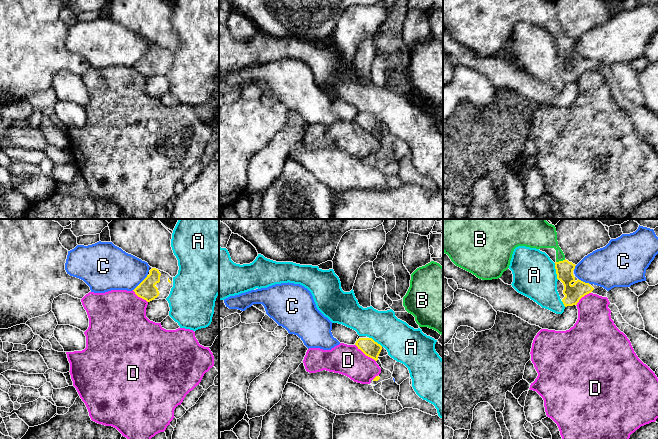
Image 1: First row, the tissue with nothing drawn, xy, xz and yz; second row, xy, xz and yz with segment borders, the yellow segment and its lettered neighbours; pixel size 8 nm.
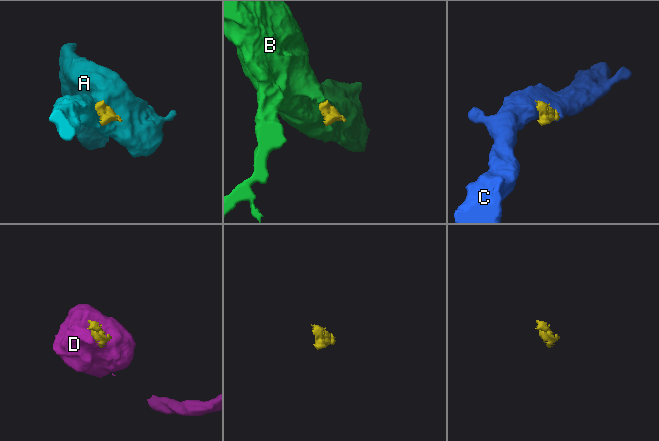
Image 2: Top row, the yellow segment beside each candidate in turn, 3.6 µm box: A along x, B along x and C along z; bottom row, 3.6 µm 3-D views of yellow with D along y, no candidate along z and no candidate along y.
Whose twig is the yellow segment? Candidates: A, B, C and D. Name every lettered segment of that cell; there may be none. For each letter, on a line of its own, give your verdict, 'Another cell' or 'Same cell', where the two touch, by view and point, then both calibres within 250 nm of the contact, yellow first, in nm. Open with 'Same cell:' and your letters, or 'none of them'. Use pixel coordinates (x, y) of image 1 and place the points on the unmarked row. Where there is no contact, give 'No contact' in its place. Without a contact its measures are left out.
Same cell: B
A: Another cell. Touches yellow at yz (556, 47). Thickness 140 nm (yellow) against 360 nm
B: Same cell. Touches yellow at yz (560, 37). Thickness 140 nm (yellow) against 190 nm
C: Another cell. Touches yellow at xy (141, 58). Thickness 150 nm (yellow) against 340 nm
D: Another cell. Touches yellow at xz (365, 130). Thickness 140 nm (yellow) against 240 nm

